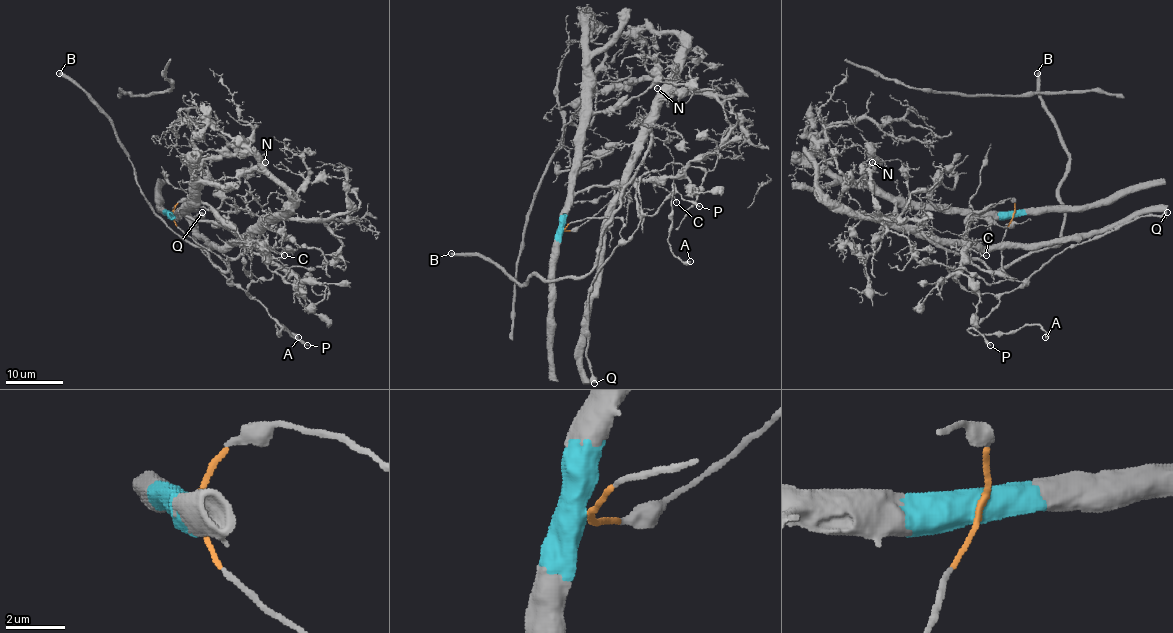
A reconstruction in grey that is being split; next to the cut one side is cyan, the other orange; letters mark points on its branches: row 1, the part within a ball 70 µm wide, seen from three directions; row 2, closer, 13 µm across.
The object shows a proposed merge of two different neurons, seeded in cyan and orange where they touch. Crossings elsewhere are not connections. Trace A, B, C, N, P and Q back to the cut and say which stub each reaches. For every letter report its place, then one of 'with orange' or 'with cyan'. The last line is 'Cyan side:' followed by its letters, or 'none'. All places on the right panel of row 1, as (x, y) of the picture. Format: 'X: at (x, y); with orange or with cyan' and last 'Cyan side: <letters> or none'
A: at (1045, 337); with orange
B: at (1037, 73); with cyan
C: at (986, 255); with cyan
N: at (872, 162); with cyan
P: at (990, 345); with orange
Q: at (1167, 212); with orange
Cyan side: B, C, N

